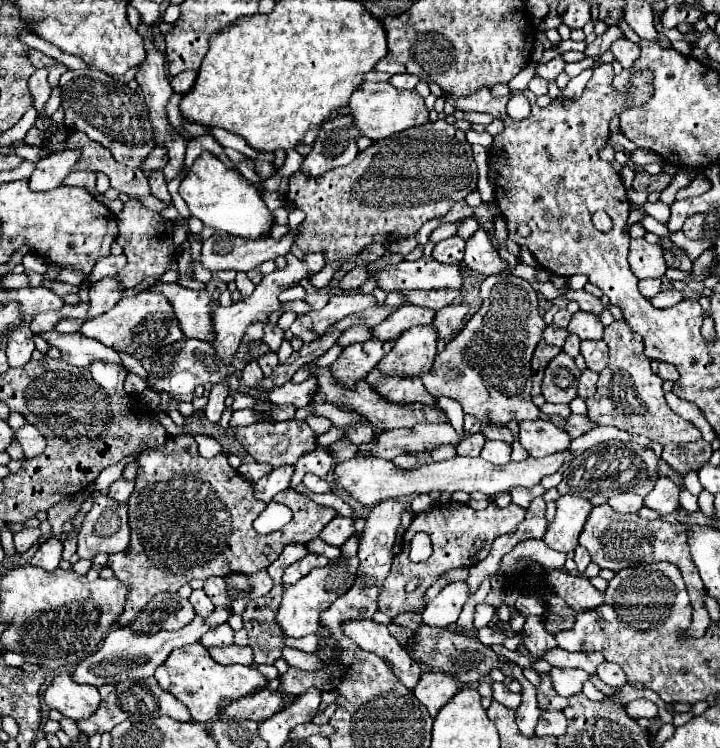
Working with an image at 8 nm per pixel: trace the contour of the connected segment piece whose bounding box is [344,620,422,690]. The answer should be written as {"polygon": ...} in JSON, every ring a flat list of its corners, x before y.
{"polygon":[[350,620,344,624,344,634,350,636,362,650,378,654,406,688,412,690,418,684,422,674,420,664,402,650,400,642,384,624,376,624,374,620]]}

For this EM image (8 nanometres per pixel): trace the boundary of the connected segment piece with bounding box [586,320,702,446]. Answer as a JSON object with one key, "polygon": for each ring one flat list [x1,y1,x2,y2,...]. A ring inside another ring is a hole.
{"polygon":[[614,320,606,326,602,340,610,348,610,362,600,372,598,392,586,400,588,416,600,426,618,426,630,434,648,436,652,442,668,444,668,442,696,442,702,438,700,430,674,414,664,400,662,378,650,370,650,360,644,356,642,338,626,326,624,320]]}

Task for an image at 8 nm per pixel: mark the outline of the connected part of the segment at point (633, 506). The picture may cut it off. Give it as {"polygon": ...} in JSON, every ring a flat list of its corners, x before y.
{"polygon":[[632,492,616,494,608,498,608,506,616,512,638,512,642,508,642,496,636,496]]}

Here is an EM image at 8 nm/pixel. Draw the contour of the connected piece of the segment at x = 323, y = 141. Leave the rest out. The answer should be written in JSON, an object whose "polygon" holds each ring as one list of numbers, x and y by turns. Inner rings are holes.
{"polygon":[[342,114,326,122,300,170,306,176,320,176,332,168,350,164,358,154,356,140,360,136,362,132,354,126,354,118,350,118,350,114]]}

